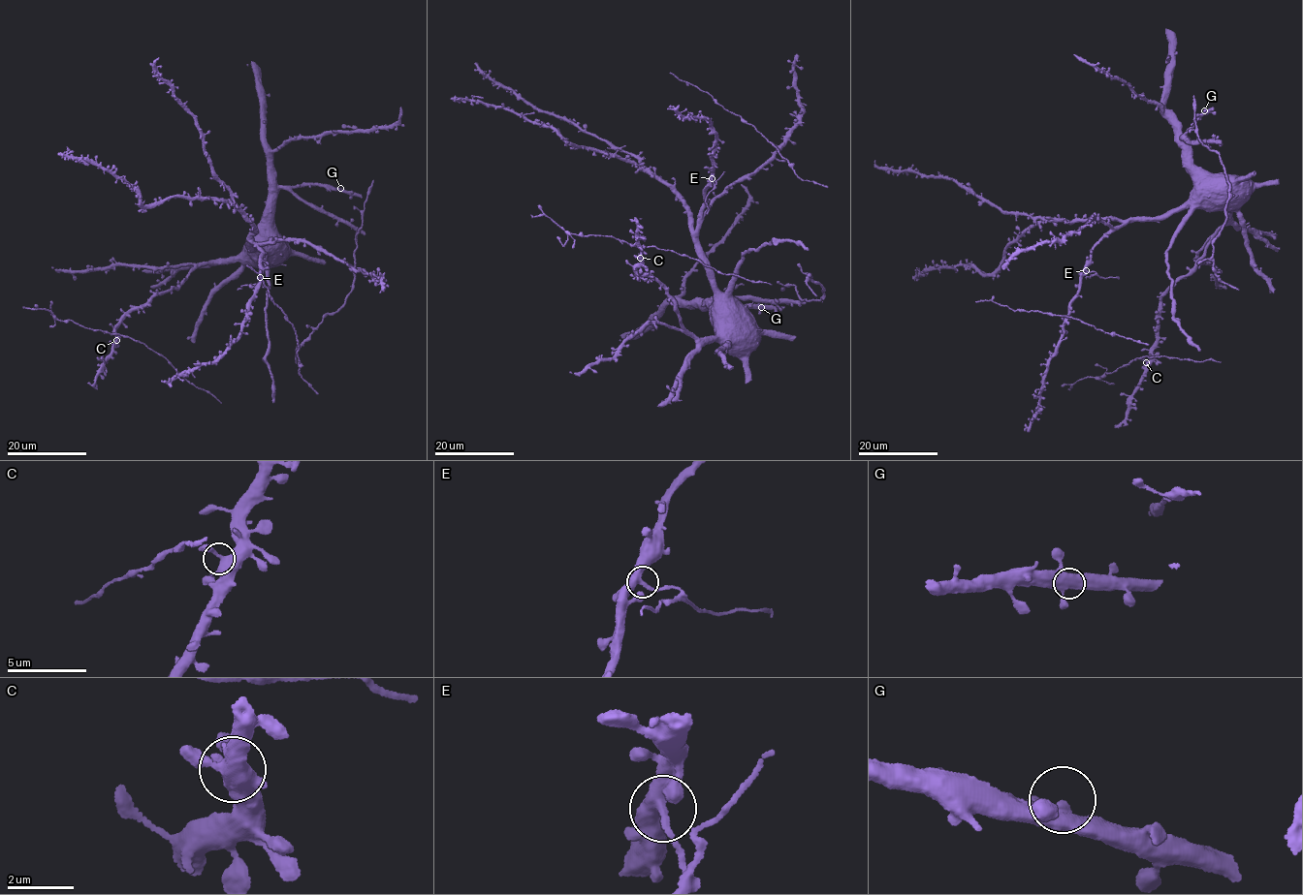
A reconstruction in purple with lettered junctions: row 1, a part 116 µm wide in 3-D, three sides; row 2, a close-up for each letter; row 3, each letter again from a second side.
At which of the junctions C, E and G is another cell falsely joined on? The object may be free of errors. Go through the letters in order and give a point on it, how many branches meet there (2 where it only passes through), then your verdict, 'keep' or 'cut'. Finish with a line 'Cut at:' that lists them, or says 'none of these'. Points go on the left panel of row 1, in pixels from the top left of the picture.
C: (116, 340) | 3 | keep
E: (260, 277) | 3 | cut
G: (340, 188) | 3 | keep
Cut at: E

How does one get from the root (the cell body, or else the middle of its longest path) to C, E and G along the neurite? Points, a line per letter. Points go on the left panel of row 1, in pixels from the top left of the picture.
C: (261, 231), (250, 233), (234, 259), (201, 262), (176, 288), (139, 306), (116, 329), (116, 340)
E: (261, 231), (268, 231), (253, 247), (252, 242), (253, 239), (263, 254), (260, 278)
G: (261, 231), (268, 231), (267, 214), (271, 199), (280, 189), (303, 184), (340, 188)

